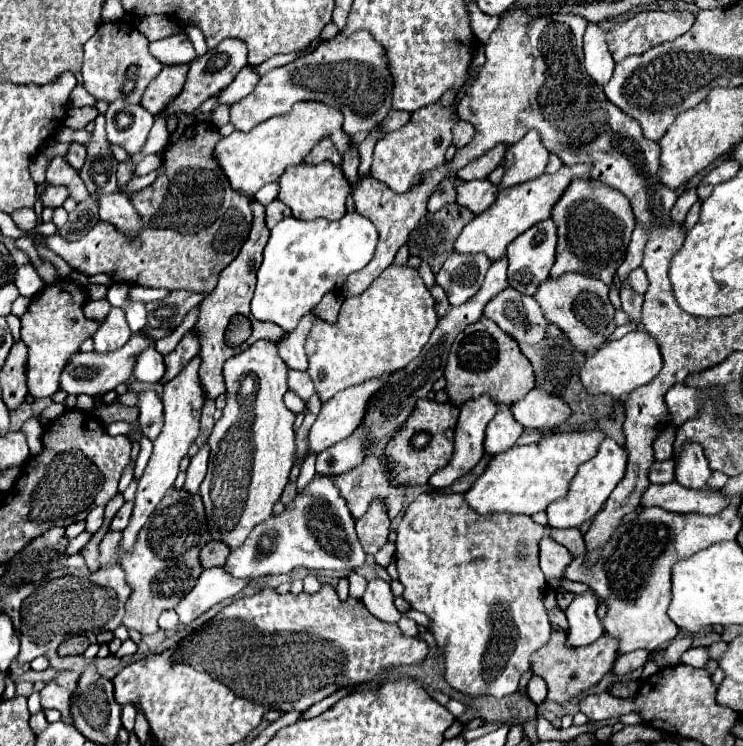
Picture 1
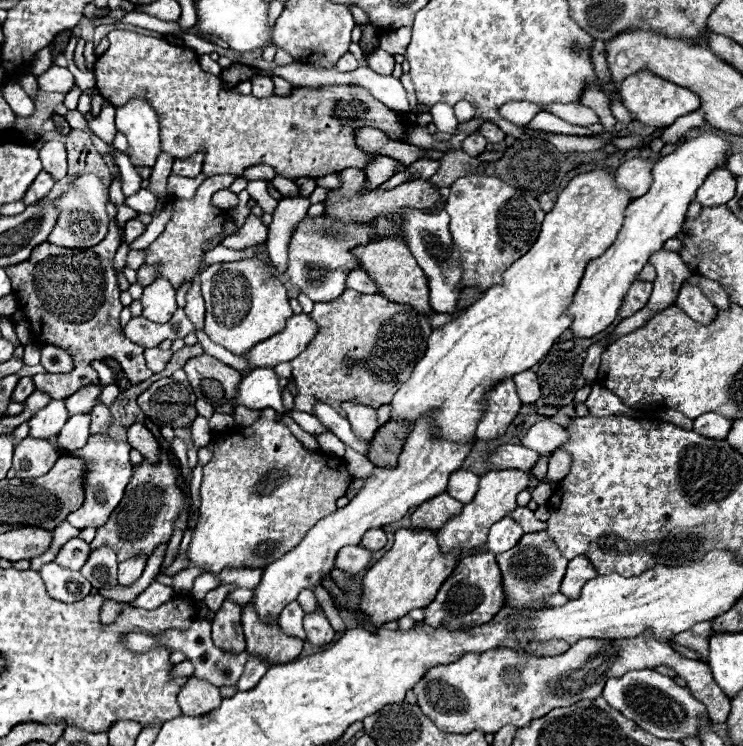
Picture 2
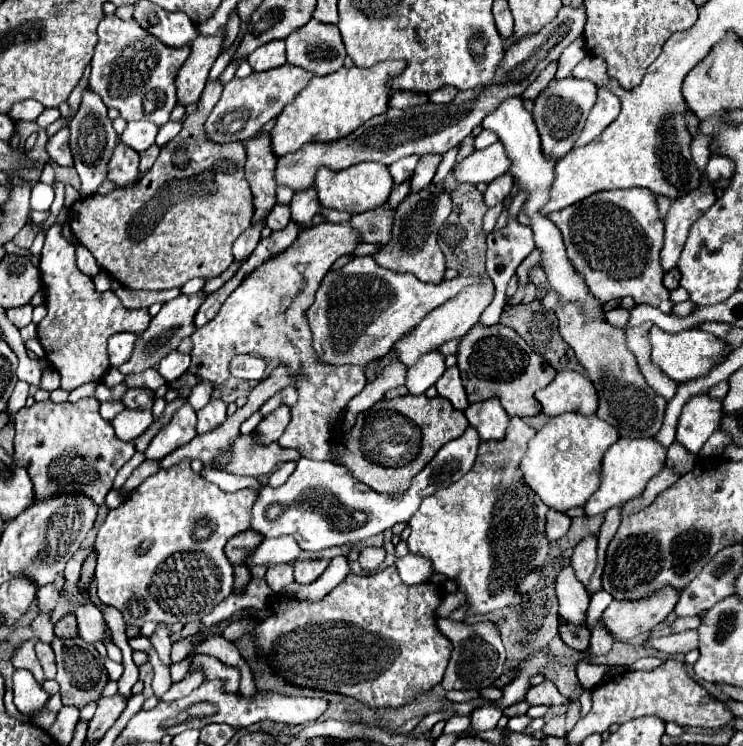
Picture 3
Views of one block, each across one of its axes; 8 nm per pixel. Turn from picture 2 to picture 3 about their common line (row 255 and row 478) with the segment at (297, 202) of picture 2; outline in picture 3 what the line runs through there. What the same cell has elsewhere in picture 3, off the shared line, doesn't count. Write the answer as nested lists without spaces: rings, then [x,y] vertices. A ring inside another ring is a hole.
[[[284,462],[280,468],[276,468],[276,470],[270,474],[268,486],[272,486],[272,488],[282,486],[282,484],[290,478],[290,474],[294,472],[294,468],[296,468],[296,462]]]

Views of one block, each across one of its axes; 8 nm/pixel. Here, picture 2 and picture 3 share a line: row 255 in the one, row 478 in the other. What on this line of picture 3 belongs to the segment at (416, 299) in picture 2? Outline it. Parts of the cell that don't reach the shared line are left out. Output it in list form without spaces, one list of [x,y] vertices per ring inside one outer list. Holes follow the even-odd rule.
[[[406,394],[406,396],[396,396],[392,400],[378,400],[370,410],[360,412],[356,416],[356,424],[350,430],[342,430],[342,424],[338,422],[332,430],[330,436],[330,452],[332,452],[332,460],[336,464],[342,464],[344,468],[348,468],[348,472],[364,482],[366,486],[378,490],[378,492],[402,492],[404,488],[408,488],[410,480],[434,458],[434,454],[450,440],[458,438],[464,430],[468,428],[468,420],[464,416],[464,412],[452,408],[452,404],[448,400],[444,400],[442,396],[436,398],[428,398],[426,394],[414,396],[414,394]],[[414,424],[420,428],[422,438],[414,438]]]

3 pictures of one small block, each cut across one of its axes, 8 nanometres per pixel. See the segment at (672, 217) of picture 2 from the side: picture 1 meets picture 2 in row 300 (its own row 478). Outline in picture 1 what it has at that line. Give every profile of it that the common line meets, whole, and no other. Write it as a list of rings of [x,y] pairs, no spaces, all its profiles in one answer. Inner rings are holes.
[[[606,438],[600,444],[596,456],[578,468],[576,476],[570,482],[568,494],[548,504],[546,508],[548,526],[550,528],[578,528],[586,520],[592,520],[602,510],[606,498],[616,488],[616,484],[624,478],[624,472],[626,472],[626,450],[618,446],[612,438]]]

